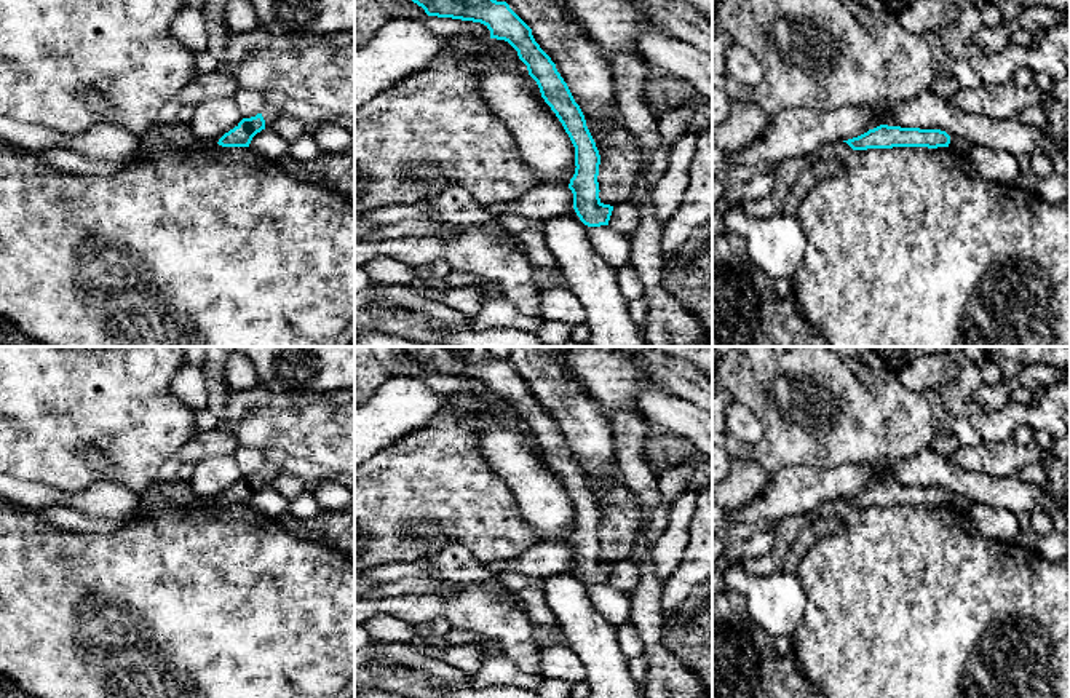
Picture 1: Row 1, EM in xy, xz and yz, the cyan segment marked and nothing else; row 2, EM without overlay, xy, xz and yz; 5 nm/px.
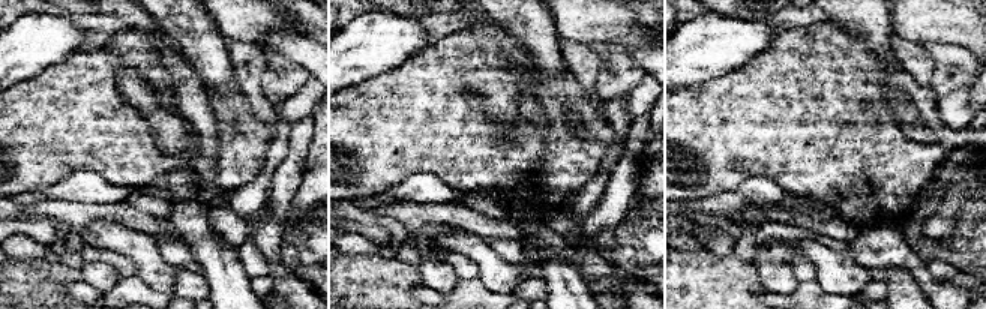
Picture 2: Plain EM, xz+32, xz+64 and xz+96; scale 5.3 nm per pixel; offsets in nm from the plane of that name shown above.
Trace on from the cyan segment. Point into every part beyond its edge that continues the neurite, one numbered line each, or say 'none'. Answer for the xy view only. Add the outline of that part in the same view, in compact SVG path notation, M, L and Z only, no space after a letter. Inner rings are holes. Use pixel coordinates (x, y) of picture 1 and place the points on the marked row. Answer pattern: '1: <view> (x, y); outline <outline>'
1: xy (269, 112); outline M265 104L265 107L260 110L264 120L265 120L265 128L270 128L275 118L281 113L281 109L276 109L270 104Z

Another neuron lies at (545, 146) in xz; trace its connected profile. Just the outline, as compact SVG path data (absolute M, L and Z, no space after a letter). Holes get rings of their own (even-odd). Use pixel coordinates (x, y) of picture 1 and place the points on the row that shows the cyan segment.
M447 37L455 62L478 65L487 107L509 128L530 169L546 184L569 187L575 174L575 147L562 123L541 97L525 86L524 77L503 67L489 53L489 38Z

